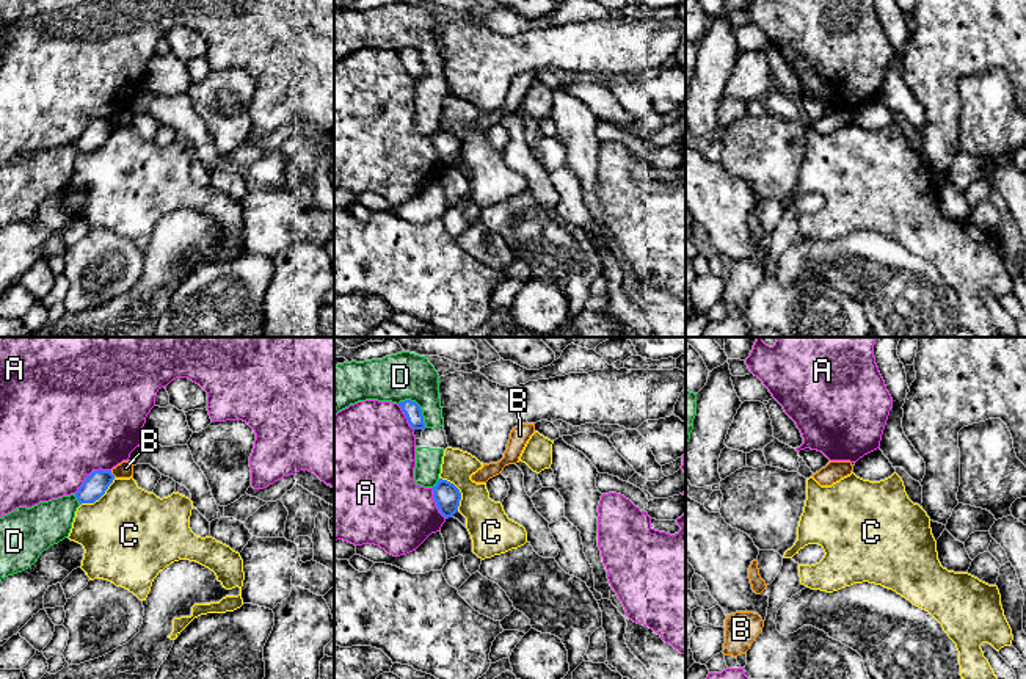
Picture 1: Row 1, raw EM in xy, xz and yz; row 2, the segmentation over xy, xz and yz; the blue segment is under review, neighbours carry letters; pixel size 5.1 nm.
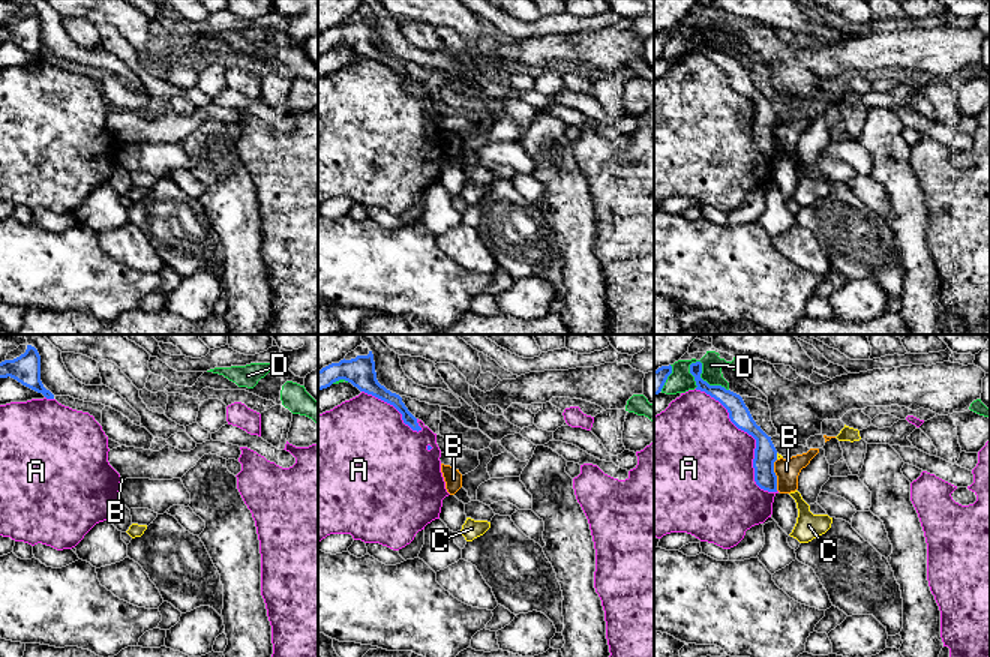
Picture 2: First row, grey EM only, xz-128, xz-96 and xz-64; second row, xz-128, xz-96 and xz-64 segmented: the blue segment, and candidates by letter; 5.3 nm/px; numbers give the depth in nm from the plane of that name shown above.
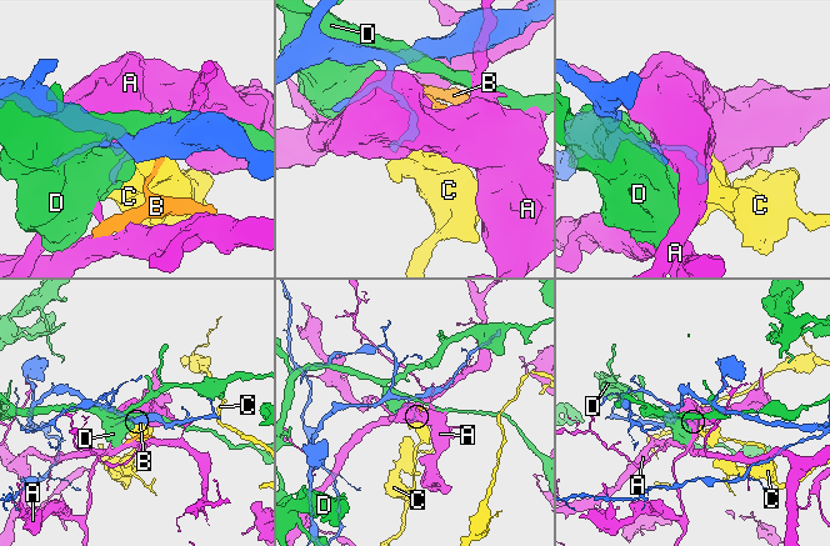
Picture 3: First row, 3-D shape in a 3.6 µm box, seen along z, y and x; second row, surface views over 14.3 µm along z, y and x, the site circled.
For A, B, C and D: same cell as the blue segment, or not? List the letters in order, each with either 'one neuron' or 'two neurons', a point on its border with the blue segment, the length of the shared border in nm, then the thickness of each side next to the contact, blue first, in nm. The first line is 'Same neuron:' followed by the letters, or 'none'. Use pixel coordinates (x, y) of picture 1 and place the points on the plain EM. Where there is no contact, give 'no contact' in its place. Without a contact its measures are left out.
Same neuron: none
A: two neurons; meets blue in xy at (90, 123); contact 220 nm long; 120 nm thick on the blue side, 500 nm on the other
B: two neurons; meets blue in xy at (112, 123); contact 50 nm long; 120 nm thick on the blue side, 80 nm on the other
C: two neurons; meets blue in xz at (458, 140); contact 200 nm long; 140 nm thick on the blue side, 220 nm on the other
D: two neurons; meets blue in xz at (419, 55); contact 200 nm long; 90 nm thick on the blue side, 240 nm on the other

